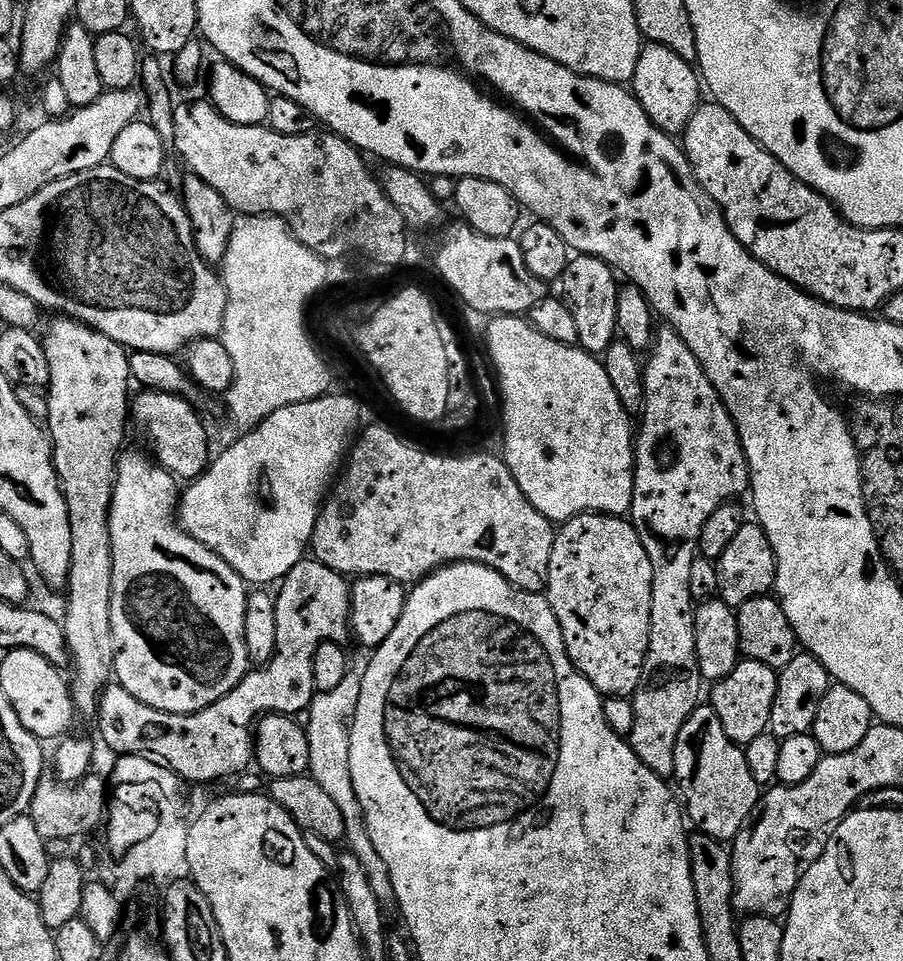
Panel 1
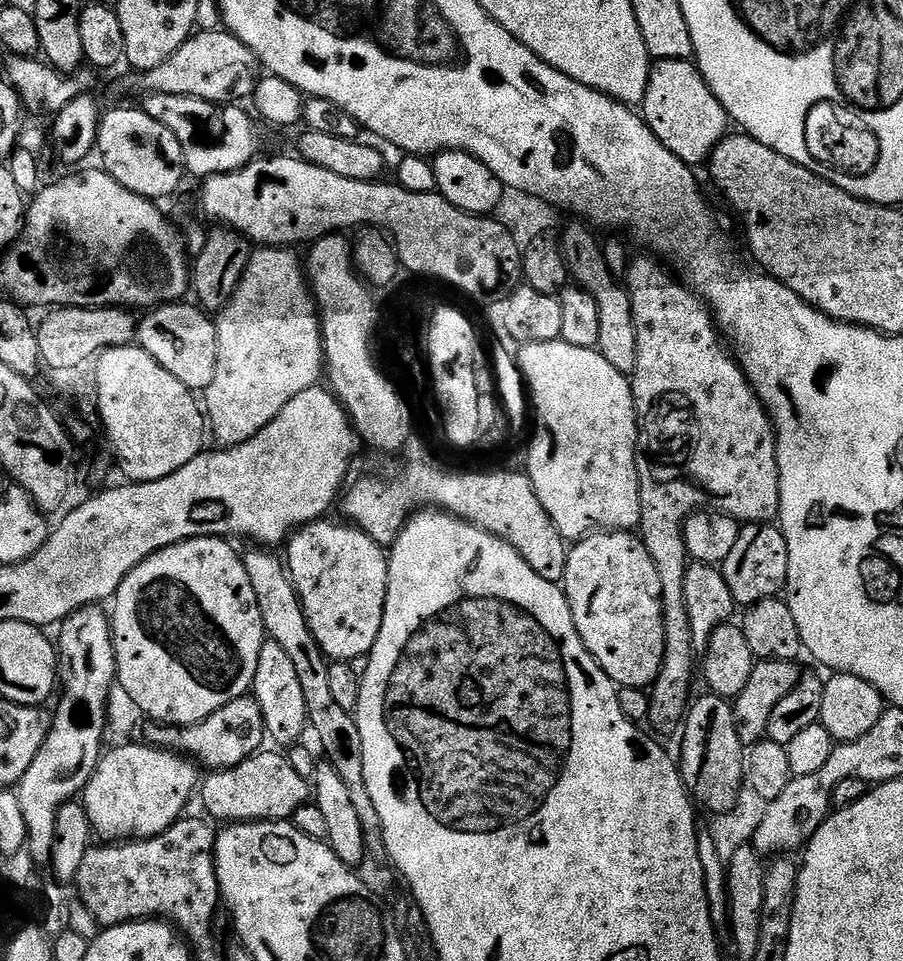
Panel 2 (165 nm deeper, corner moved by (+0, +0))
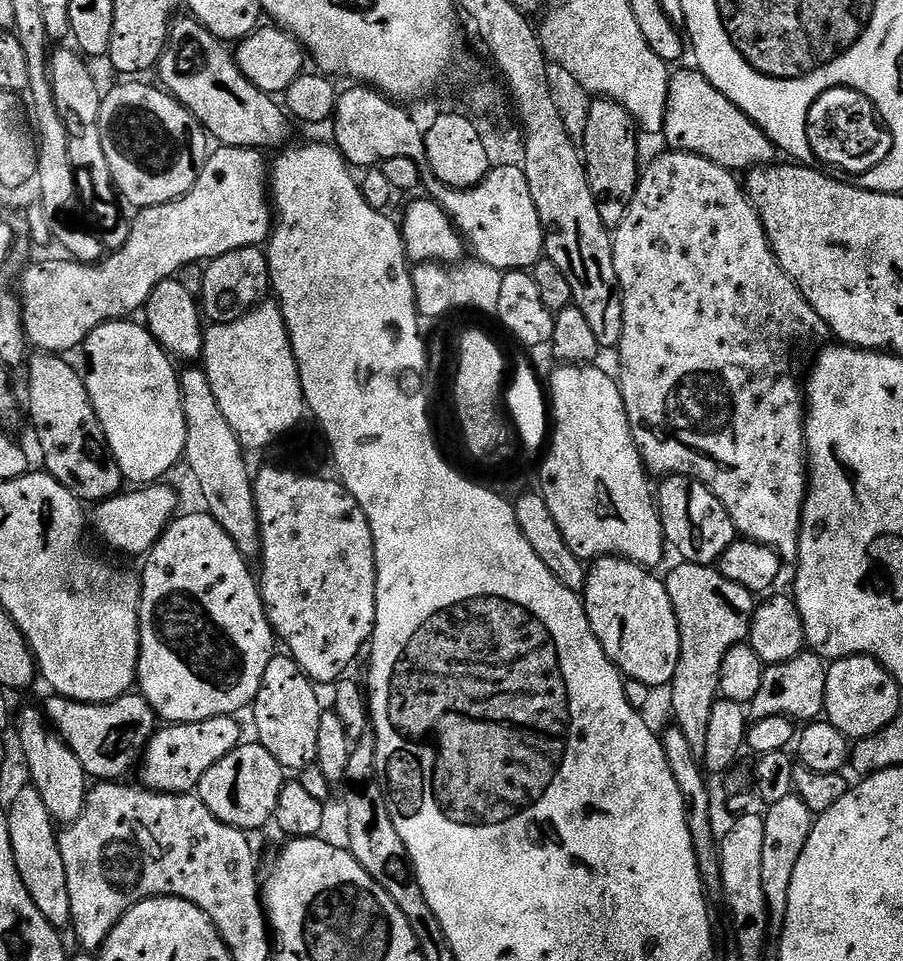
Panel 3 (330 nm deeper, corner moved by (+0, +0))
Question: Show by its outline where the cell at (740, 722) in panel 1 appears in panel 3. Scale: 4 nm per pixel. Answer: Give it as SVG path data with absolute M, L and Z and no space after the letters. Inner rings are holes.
M805 650L790 658L790 662L778 662L765 667L762 674L762 687L754 694L750 705L753 721L787 716L793 722L816 722L821 719L826 698L826 678L828 669L825 661L815 652Z

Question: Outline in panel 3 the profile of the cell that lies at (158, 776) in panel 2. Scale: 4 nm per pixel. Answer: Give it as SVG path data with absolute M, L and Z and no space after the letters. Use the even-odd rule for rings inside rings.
M236 716L206 718L202 722L168 724L161 727L148 744L148 749L138 765L139 783L149 792L169 792L175 796L199 789L202 774L210 770L226 754L242 743L240 724Z

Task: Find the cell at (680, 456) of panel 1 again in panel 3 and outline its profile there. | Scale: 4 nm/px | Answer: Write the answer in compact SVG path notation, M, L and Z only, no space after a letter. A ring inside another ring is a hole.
M664 150L661 156L647 161L641 171L640 181L626 218L611 233L614 270L620 283L622 298L622 338L620 355L620 393L626 406L632 437L645 469L657 477L689 476L702 482L726 506L737 533L749 540L756 540L767 548L773 548L781 561L792 562L800 554L800 523L804 499L808 497L808 454L804 447L804 417L806 400L802 395L802 384L795 380L800 368L796 365L796 348L808 348L815 340L829 335L826 322L806 302L798 286L788 277L786 270L773 254L766 230L748 201L745 185L738 181L737 173L689 152Z

